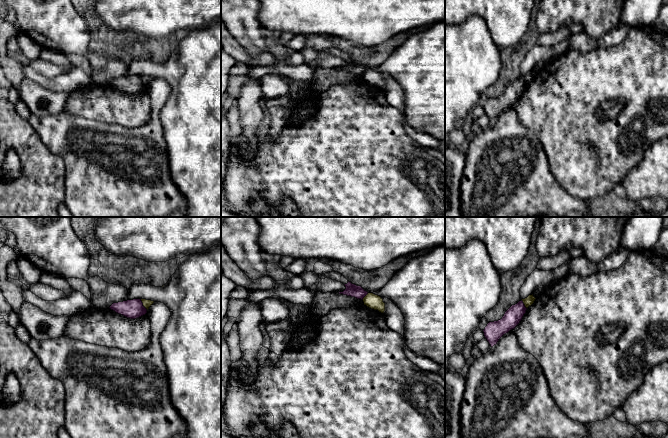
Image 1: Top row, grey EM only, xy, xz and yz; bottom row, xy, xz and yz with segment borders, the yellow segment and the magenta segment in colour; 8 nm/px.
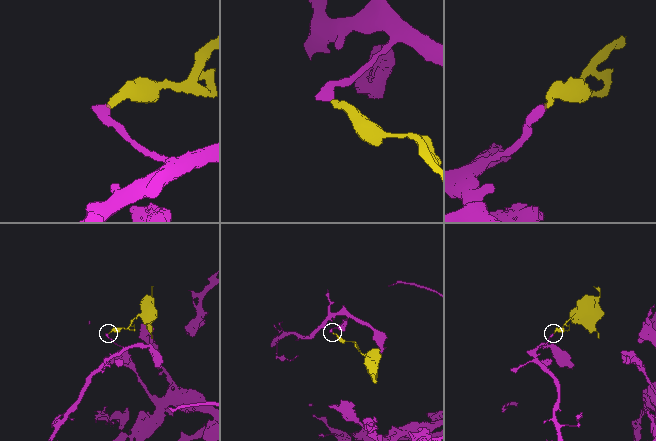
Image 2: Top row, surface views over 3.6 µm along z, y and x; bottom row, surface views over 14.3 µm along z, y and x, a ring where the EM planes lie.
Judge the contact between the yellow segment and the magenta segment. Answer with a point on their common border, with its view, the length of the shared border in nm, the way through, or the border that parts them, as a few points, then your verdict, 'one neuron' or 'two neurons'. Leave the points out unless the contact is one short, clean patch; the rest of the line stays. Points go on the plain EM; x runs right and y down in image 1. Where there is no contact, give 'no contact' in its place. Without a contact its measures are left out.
meets yellow in xy at (143, 80); contact 110 nm long; border along xy (140, 75), (147, 85); two neurons

